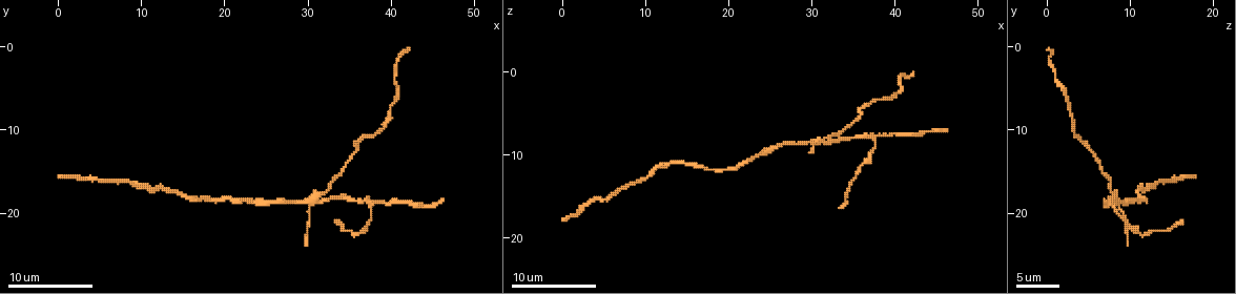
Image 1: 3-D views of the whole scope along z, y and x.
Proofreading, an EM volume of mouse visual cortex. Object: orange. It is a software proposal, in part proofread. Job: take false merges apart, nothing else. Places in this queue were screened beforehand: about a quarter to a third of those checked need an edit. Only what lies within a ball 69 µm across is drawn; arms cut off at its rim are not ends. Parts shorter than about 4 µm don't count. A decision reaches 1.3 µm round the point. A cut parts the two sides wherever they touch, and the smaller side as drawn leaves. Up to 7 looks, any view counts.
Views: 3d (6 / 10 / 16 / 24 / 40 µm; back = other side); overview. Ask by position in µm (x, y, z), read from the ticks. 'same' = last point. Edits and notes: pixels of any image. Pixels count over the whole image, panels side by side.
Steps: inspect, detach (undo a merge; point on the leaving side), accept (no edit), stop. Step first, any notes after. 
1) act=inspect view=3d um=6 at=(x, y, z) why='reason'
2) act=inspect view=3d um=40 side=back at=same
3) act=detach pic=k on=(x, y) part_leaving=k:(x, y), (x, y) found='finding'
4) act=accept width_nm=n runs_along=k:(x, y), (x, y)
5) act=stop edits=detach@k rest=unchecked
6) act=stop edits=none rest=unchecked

act=inspect view=3d um=10 at=(26.2, 18.4, 8.8)

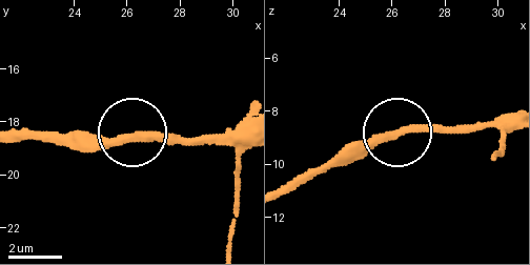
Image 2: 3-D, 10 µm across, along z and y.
act=accept runs_along=2:(135, 137), (216, 137) found='continuous, no second cell'

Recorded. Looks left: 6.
act=inspect view=3d um=10 at=(31.2, 18.0, 8.0) why='three-way junction'

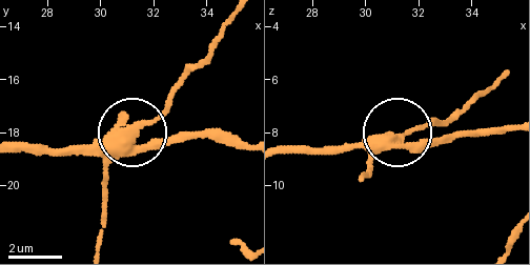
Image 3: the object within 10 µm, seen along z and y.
act=detach pic=3 on=(141, 121) arms=3 part_leaving=3:(115, 147), (133, 140), (160, 113), (228, 18) found='a second cell is stuck on'

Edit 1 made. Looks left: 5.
act=inspect view=overview

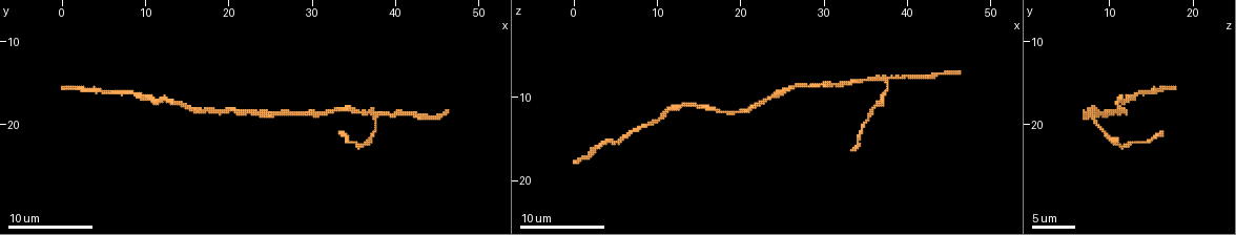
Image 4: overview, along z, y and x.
act=inspect view=3d um=6 at=(37.4, 19.4, 7.8) why='arms part here'

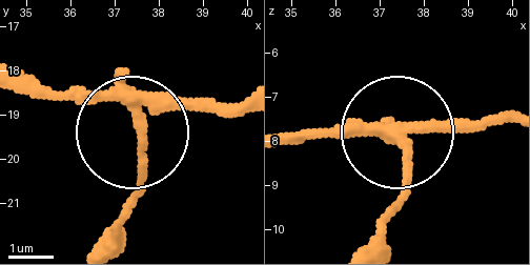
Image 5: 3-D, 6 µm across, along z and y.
act=inspect view=3d um=6 side=back at=(37.60, 19.25, 8.10) why='from behind'

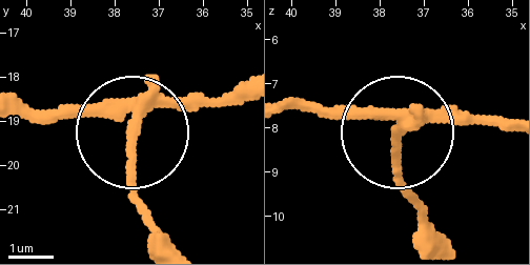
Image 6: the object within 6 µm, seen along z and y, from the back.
act=detach pic=6 on=(127, 166) arms=3 part_leaving=6:(142, 105), (130, 181), (168, 241) found='two cells meet here'

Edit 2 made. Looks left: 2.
act=stop edits=detach@3,detach@6 rest=unchecked

